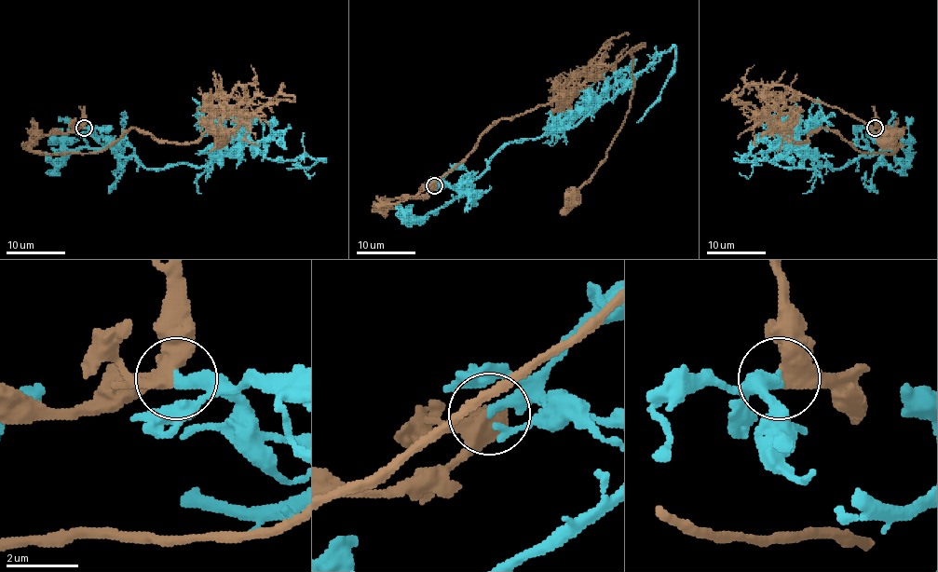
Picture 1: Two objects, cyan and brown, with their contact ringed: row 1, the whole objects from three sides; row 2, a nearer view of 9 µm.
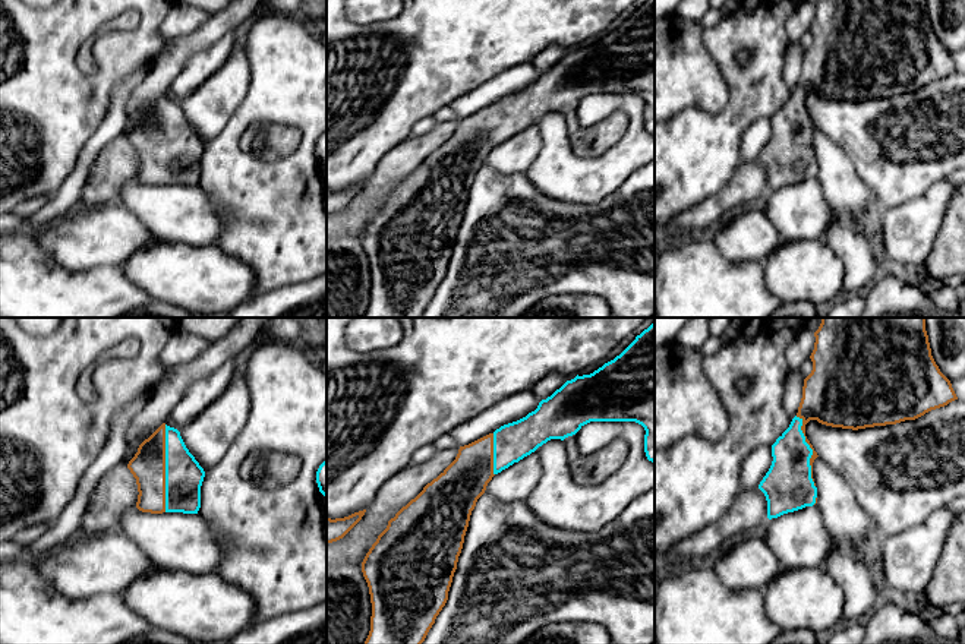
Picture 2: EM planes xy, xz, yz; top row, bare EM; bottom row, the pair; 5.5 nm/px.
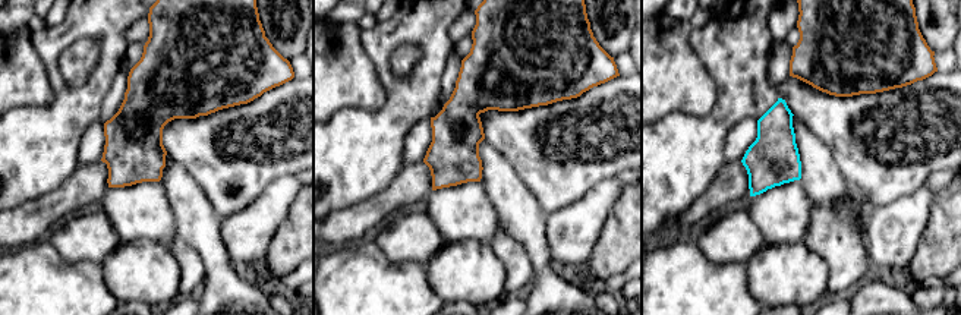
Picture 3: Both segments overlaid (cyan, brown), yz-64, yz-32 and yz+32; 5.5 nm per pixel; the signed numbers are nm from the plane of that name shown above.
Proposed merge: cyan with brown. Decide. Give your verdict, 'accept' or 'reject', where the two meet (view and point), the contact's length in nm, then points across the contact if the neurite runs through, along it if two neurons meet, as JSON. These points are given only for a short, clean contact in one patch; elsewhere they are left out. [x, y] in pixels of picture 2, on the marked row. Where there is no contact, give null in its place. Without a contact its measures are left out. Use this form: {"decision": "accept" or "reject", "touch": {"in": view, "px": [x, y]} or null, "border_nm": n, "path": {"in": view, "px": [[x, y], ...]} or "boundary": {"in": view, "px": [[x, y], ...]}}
{"decision": "reject", "touch": {"in": "xy", "px": [166, 469]}, "border_nm": 480}

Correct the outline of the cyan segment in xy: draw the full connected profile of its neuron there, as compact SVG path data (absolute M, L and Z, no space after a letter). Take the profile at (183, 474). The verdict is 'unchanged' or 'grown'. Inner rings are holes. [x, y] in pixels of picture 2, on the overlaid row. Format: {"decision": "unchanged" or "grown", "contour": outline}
{"decision": "unchanged", "contour": "M165 424L165 512L198 514L204 477L180 432Z"}

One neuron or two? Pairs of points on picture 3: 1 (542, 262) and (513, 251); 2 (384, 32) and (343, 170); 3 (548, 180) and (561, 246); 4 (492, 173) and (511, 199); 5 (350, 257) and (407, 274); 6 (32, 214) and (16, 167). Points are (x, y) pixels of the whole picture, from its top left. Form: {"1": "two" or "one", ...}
{"1": "two", "2": "one", "3": "two", "4": "one", "5": "one", "6": "two"}

